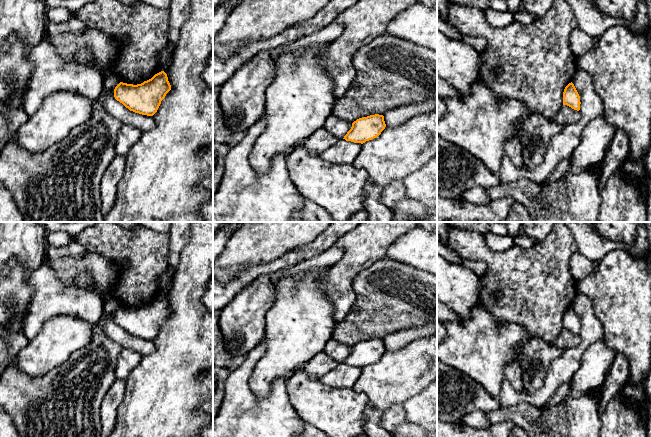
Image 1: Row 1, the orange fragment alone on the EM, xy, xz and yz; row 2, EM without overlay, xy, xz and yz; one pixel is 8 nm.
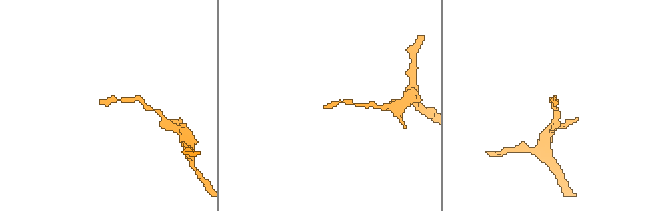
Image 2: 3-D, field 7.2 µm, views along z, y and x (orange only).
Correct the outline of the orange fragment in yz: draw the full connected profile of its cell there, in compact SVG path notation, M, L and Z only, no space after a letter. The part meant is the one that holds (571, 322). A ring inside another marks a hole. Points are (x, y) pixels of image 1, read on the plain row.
M571 306L569 307L563 316L563 329L567 329L571 331L574 334L579 335L580 334L580 320L574 310L574 308Z

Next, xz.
M375 338L357 343L343 363L354 367L365 367L378 361L385 353L384 340Z

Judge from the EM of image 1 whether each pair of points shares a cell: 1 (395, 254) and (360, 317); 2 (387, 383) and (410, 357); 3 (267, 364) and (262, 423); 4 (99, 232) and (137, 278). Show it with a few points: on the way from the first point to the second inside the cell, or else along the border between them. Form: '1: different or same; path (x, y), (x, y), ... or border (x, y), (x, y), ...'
1: different; border (385, 256), (409, 264), (414, 268)
2: same; path (393, 377), (407, 363)
3: different; border (278, 378), (270, 393), (262, 398), (249, 387)
4: same; path (112, 241), (137, 265)

